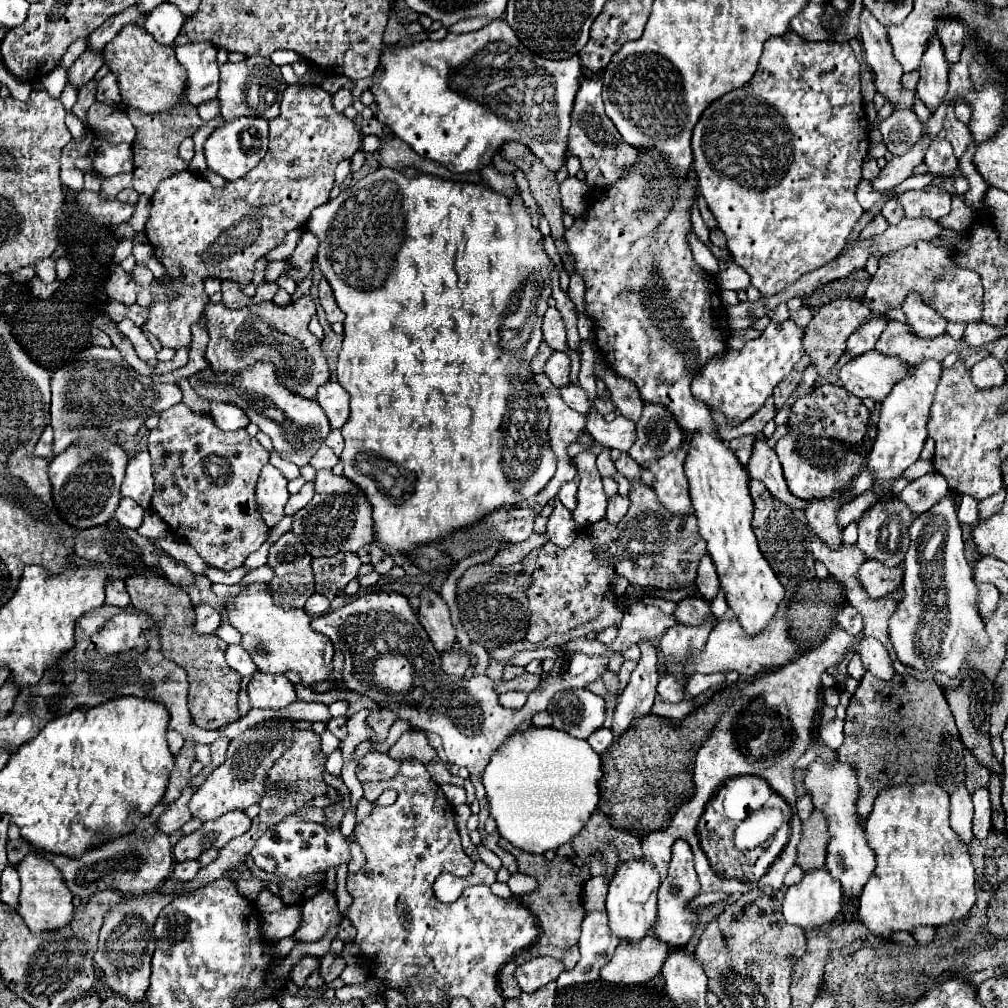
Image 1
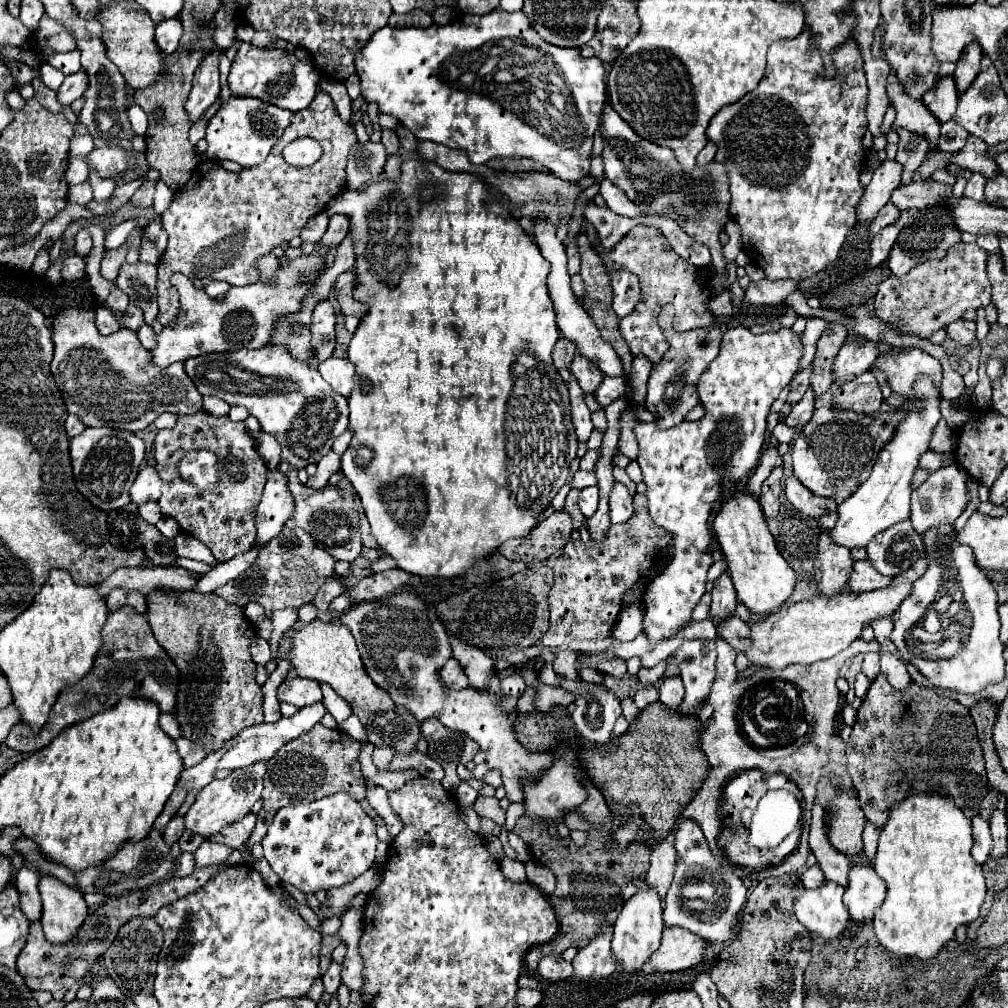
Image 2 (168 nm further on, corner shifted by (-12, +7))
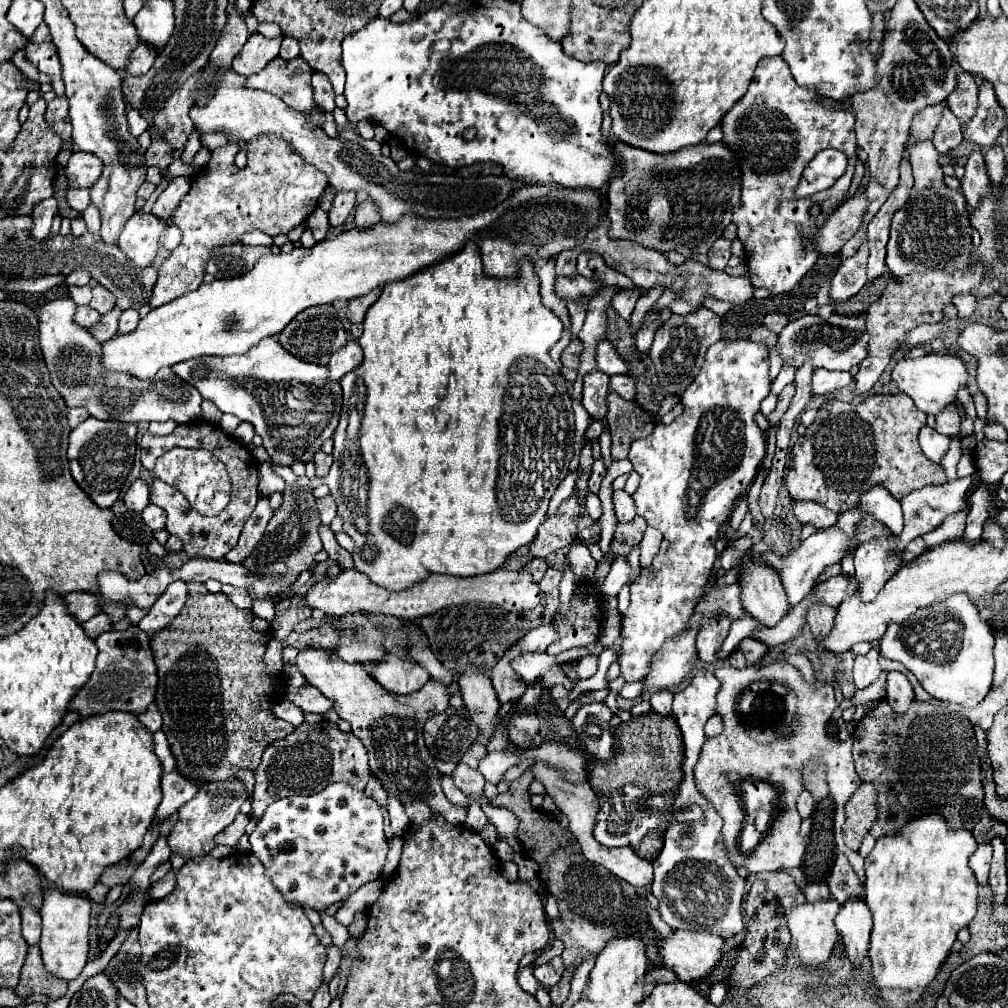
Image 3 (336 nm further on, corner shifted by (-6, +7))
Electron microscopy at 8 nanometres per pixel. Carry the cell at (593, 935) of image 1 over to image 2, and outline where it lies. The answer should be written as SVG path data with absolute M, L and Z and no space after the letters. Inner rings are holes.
M604 926L604 930L586 948L578 950L576 958L572 960L574 978L602 982L616 970L610 940L612 940L612 926Z

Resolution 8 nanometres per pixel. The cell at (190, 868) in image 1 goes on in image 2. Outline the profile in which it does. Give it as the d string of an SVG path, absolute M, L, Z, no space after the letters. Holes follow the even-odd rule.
M182 852L178 856L178 864L174 866L174 874L172 876L188 876L192 872L194 872L194 856Z

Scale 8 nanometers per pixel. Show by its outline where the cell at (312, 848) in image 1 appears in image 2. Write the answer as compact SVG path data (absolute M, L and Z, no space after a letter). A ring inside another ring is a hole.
M346 792L330 794L308 804L280 808L262 838L264 858L272 870L282 882L306 894L316 894L318 890L328 892L362 876L374 864L376 844L374 818Z

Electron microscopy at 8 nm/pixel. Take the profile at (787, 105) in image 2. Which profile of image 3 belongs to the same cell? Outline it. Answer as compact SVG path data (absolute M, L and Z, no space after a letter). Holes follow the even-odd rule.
M774 56L758 62L748 92L720 122L724 146L738 156L742 166L742 196L740 206L734 208L732 222L738 226L738 240L744 244L752 284L756 288L784 294L792 290L820 258L814 246L814 232L818 232L826 218L830 218L830 214L848 198L854 176L856 118L852 110L844 108L848 102L850 98L826 106L820 102L820 94L804 90L804 86L794 82L782 56ZM826 148L842 150L848 156L848 170L828 190L798 198L796 186L806 162ZM816 204L820 206L820 214L812 216L810 210Z

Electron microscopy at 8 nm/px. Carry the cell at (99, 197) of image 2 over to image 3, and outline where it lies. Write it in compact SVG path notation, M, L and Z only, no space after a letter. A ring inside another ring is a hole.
M90 204L84 212L82 212L82 218L84 222L88 224L88 230L90 232L98 232L100 230L100 214L98 214L98 208L94 204Z

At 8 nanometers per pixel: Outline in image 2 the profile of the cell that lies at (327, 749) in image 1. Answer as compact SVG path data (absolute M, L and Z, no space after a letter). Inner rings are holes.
M320 682L320 688L322 688L322 694L324 694L324 706L328 708L328 712L336 718L336 722L344 722L344 720L352 714L352 710L350 710L350 706L346 704L346 700L342 700L342 698L332 690L332 686L326 684L326 682Z

